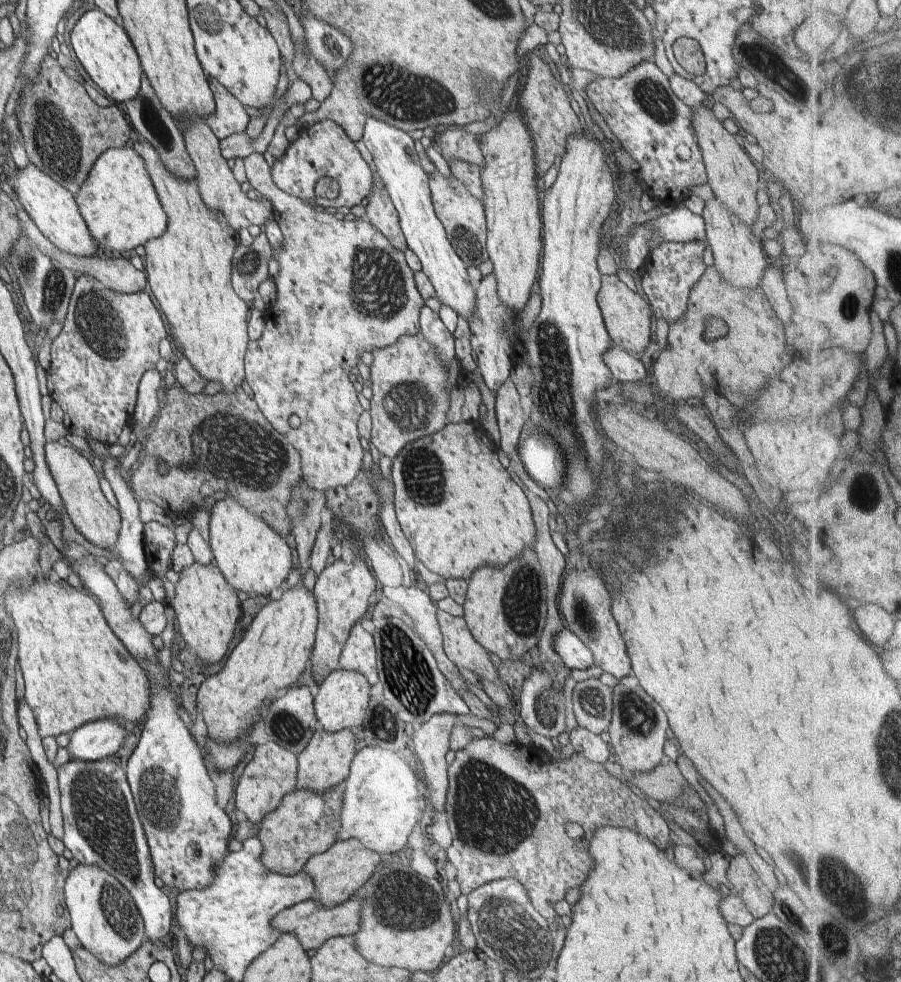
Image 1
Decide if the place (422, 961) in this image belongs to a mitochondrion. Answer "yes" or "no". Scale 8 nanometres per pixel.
no

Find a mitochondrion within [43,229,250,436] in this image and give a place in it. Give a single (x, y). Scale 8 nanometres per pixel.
(97, 323)

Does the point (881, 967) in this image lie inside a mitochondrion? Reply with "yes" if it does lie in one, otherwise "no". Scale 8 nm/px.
no

